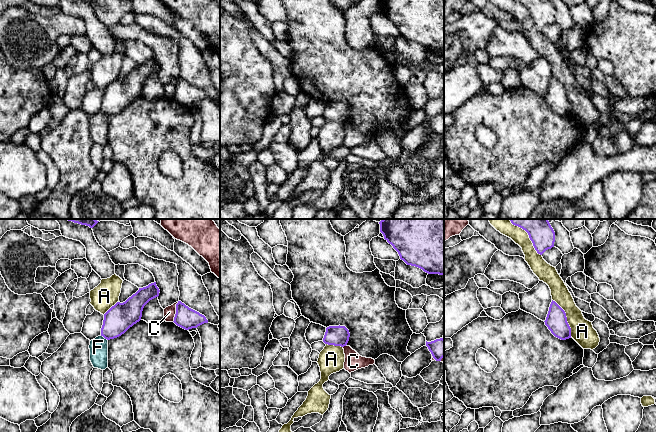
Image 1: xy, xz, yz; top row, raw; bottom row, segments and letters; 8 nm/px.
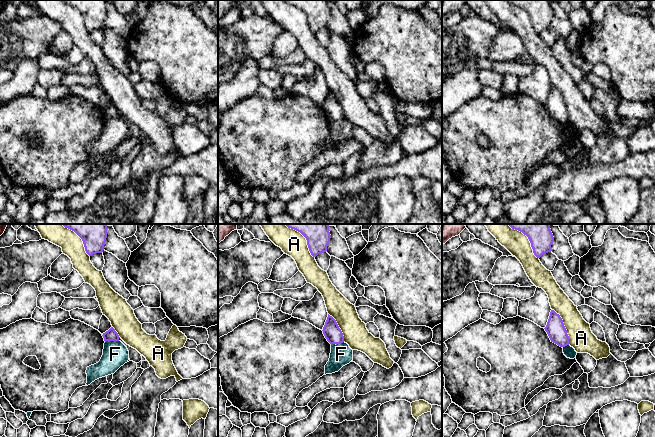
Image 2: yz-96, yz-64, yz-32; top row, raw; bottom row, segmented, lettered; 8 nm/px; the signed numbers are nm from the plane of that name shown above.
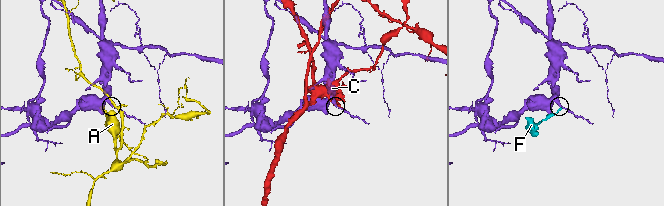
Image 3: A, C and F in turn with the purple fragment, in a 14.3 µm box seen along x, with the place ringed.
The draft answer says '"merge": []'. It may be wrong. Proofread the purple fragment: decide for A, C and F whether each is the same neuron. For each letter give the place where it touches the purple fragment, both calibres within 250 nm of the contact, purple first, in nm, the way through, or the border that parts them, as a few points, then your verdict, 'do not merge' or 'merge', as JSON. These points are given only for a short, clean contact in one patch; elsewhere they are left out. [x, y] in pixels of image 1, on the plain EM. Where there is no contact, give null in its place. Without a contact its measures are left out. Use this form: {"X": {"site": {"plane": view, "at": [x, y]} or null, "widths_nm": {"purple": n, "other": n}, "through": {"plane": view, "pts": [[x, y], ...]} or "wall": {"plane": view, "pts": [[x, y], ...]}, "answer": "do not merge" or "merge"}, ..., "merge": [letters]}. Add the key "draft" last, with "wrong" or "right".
{"A": {"site": {"plane": "yz", "at": [529, 13]}, "widths_nm": {"purple": 190, "other": 140}, "answer": "do not merge"}, "C": {"site": {"plane": "xy", "at": [176, 88]}, "widths_nm": {"purple": 170, "other": 100}, "answer": "do not merge"}, "F": {"site": {"plane": "xy", "at": [104, 113]}, "widths_nm": {"purple": 220, "other": 150}, "wall": {"plane": "xy", "pts": [[100, 111], [107, 116]]}, "answer": "do not merge"}, "merge": [], "draft": "right"}

